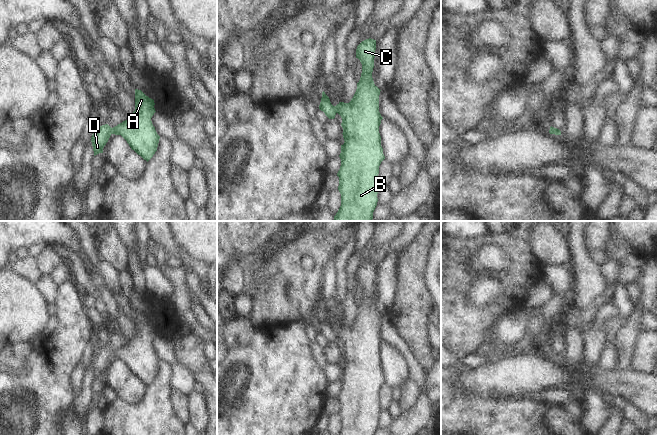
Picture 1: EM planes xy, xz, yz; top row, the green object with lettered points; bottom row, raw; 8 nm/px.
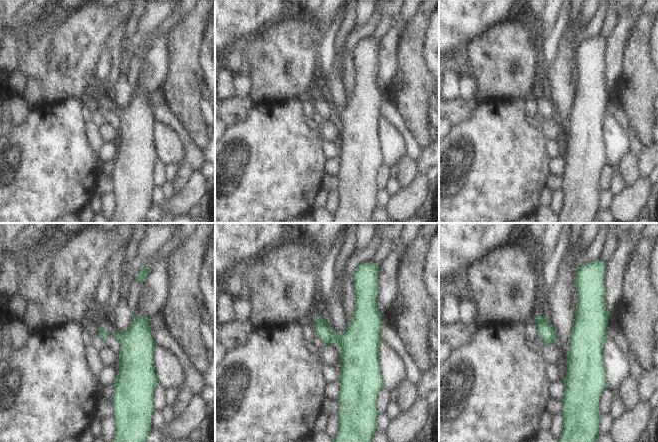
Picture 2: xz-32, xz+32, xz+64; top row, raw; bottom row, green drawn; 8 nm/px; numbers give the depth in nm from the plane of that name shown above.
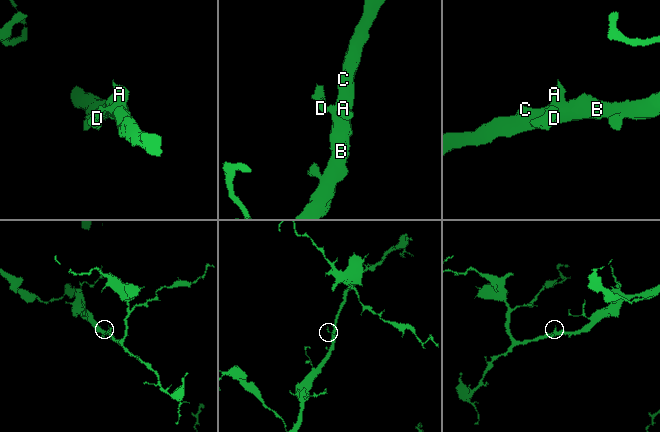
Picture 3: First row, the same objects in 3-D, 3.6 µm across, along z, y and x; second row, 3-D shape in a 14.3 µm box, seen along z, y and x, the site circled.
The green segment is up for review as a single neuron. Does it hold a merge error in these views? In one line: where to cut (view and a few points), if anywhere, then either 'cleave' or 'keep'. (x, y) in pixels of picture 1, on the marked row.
cut in xz along (334, 106), (337, 112); cleave

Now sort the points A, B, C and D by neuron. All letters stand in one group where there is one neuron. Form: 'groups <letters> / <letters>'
groups A B C / D

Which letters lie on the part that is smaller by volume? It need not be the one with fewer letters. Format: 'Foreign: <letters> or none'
Foreign: D.

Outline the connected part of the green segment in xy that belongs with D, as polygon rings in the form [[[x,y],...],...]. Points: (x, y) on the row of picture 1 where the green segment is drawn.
[[[108,125],[100,126],[92,135],[91,142],[93,146],[94,156],[103,153],[103,148],[108,142],[112,134],[112,128]]]

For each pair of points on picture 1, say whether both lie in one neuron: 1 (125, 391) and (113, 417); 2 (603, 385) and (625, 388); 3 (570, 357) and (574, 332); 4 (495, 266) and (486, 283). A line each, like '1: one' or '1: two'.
1: two
2: one
3: one
4: two

